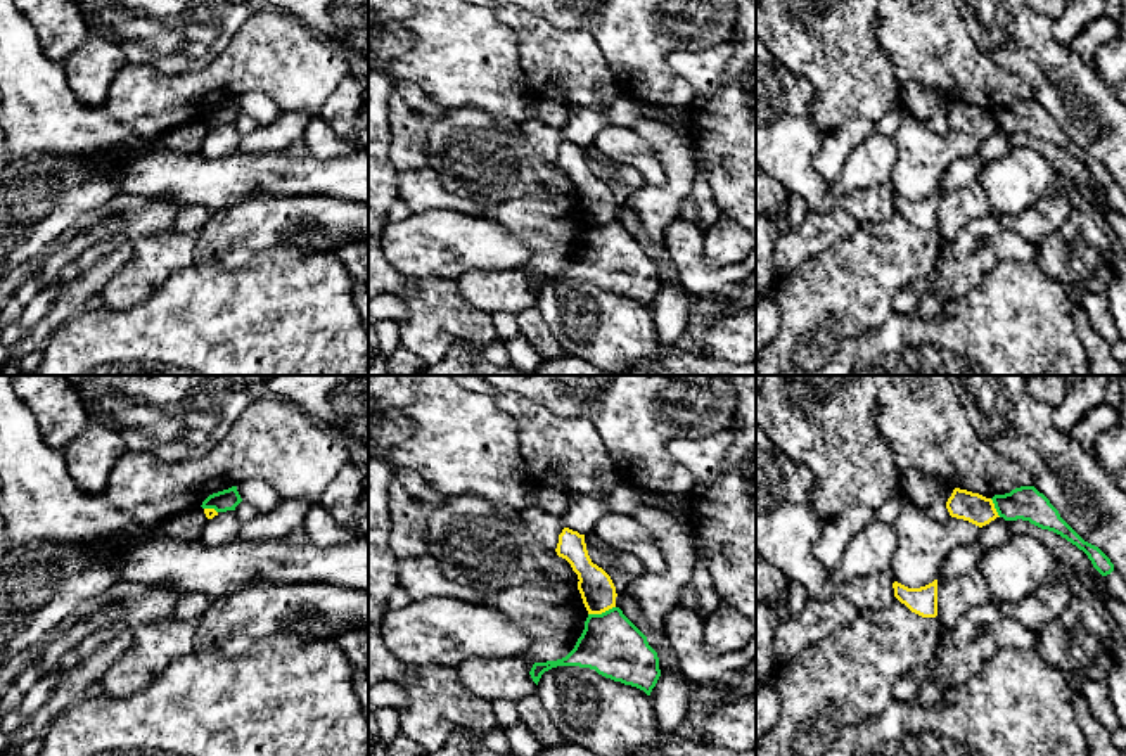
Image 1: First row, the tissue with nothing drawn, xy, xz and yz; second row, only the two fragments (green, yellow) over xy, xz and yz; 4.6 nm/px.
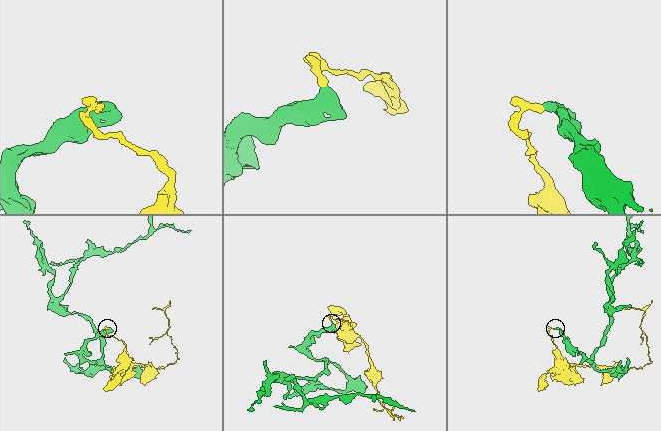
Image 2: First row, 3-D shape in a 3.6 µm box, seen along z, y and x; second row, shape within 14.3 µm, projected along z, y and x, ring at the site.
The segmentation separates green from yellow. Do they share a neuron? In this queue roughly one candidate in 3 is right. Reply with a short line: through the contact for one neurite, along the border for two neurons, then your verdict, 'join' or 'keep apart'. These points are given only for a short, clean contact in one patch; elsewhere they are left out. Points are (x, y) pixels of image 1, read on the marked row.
line xz (614, 606), (588, 615); keep apart

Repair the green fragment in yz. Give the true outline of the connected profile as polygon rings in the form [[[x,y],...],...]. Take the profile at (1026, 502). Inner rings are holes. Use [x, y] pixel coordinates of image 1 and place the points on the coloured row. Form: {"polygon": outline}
{"polygon": [[[1020,486],[1005,495],[995,495],[995,509],[1005,521],[1029,521],[1031,524],[1053,531],[1083,550],[1091,561],[1093,567],[1107,576],[1114,571],[1110,559],[1095,545],[1084,541],[1034,486]]]}

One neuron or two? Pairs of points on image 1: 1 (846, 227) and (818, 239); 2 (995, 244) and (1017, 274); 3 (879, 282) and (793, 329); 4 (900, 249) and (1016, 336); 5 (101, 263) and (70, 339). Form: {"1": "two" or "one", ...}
{"1": "one", "2": "two", "3": "one", "4": "two", "5": "two"}

